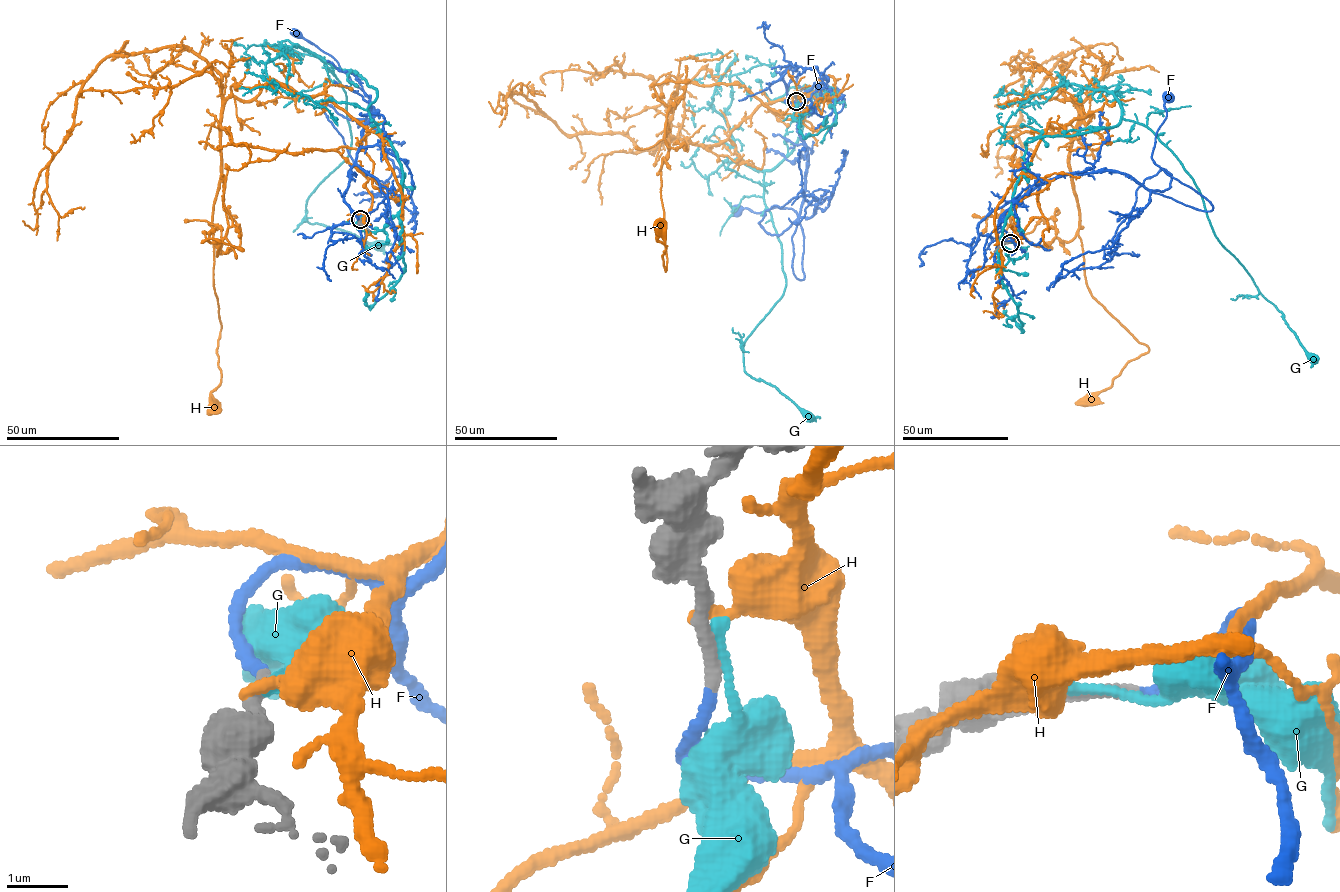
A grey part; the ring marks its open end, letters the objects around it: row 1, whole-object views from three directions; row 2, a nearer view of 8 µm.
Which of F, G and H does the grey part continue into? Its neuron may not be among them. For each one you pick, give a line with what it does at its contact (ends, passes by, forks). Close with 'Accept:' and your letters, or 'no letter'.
F: it ends
Accept: F

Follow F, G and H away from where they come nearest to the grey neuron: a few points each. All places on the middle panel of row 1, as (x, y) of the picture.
F: (796, 100), (819, 83), (792, 104), (807, 155), (792, 237), (802, 280), (793, 209), (737, 210)
G: (796, 99), (794, 117), (834, 86), (804, 86), (801, 136), (765, 172), (786, 285), (743, 362), (809, 415)
H: (795, 98), (807, 109), (802, 122), (736, 84), (679, 84), (660, 171), (665, 271), (658, 228)

